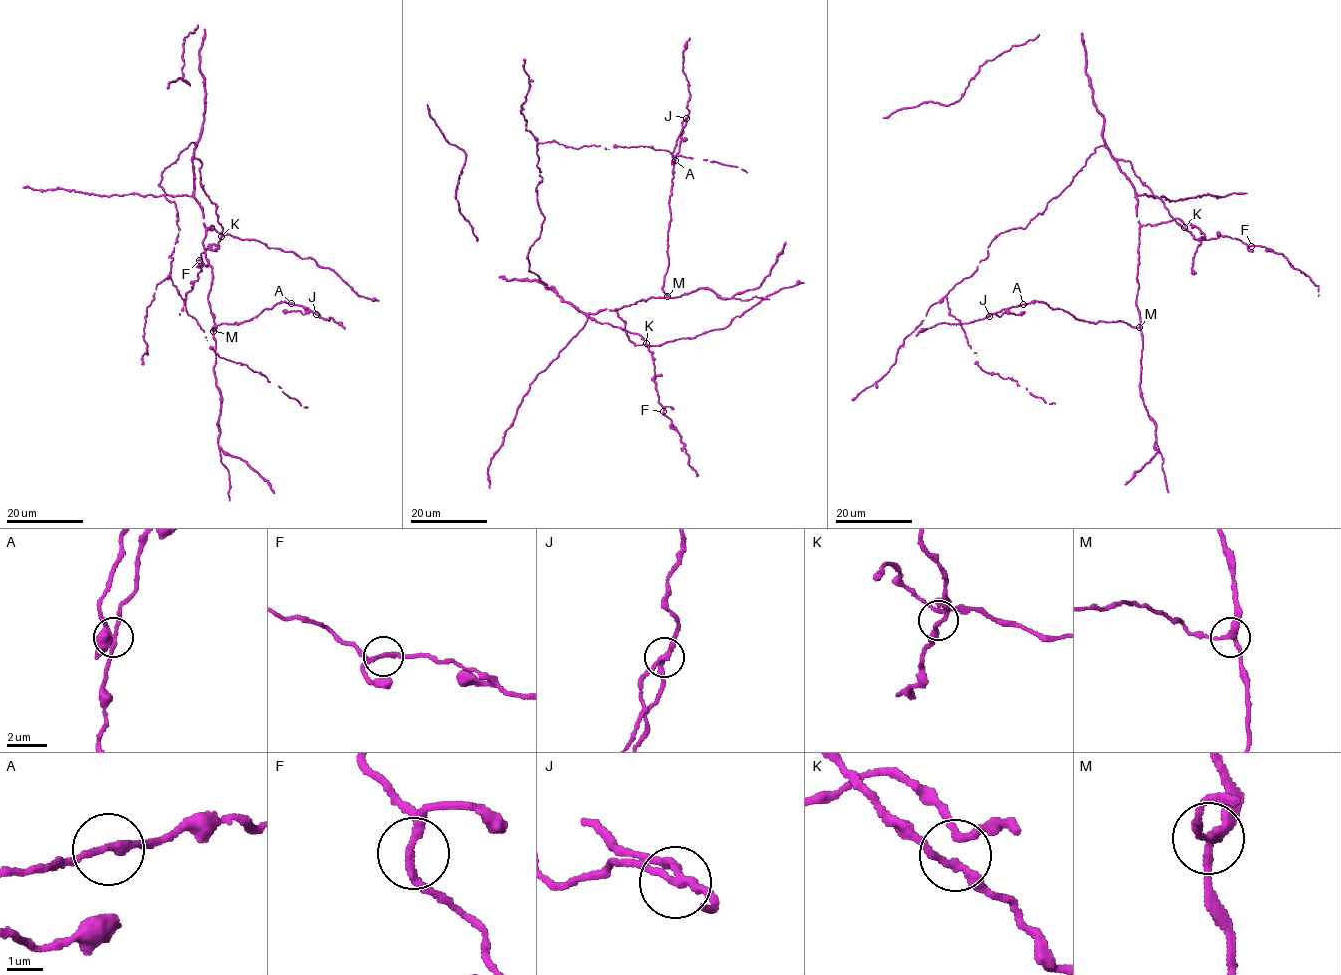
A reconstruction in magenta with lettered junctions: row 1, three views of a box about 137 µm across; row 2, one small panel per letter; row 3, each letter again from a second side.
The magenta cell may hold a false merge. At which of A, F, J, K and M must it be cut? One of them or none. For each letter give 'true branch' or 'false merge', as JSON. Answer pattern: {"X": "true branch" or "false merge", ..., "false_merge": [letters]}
{"A": "true branch", "F": "true branch", "J": "false merge", "K": "true branch", "M": "true branch", "false_merge": ["J"]}

